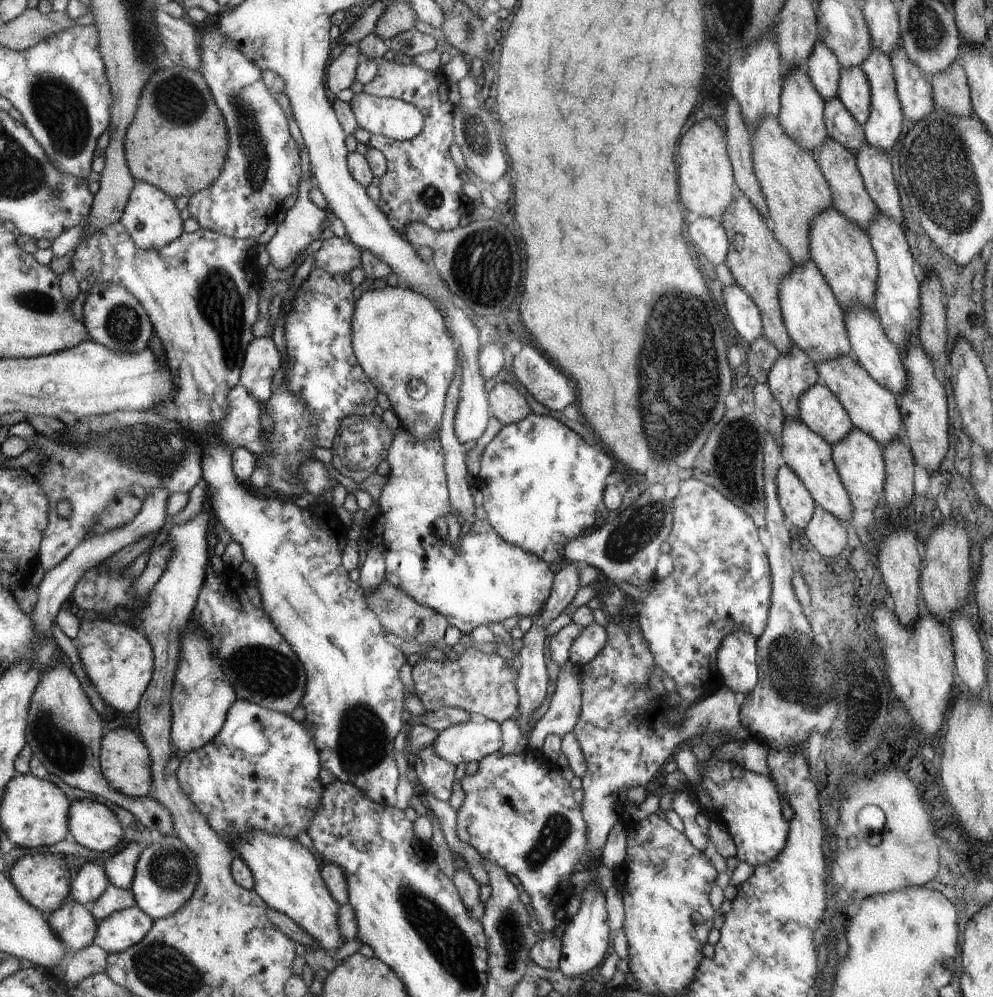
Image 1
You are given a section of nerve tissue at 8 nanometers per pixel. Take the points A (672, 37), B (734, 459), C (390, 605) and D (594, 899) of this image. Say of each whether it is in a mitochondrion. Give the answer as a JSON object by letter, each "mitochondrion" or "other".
{"A":"other","B":"mitochondrion","C":"mitochondrion","D":"other"}

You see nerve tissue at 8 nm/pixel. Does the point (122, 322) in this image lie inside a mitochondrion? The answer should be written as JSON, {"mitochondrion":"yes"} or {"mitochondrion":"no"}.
{"mitochondrion":"yes"}

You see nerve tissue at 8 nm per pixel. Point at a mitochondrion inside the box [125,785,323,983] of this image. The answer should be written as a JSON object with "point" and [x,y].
{"point":[171,869]}

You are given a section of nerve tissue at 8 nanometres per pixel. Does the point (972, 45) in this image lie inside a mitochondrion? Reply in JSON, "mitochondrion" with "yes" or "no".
{"mitochondrion":"no"}

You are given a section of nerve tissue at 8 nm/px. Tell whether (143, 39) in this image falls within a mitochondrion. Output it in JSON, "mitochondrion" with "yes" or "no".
{"mitochondrion":"yes"}

